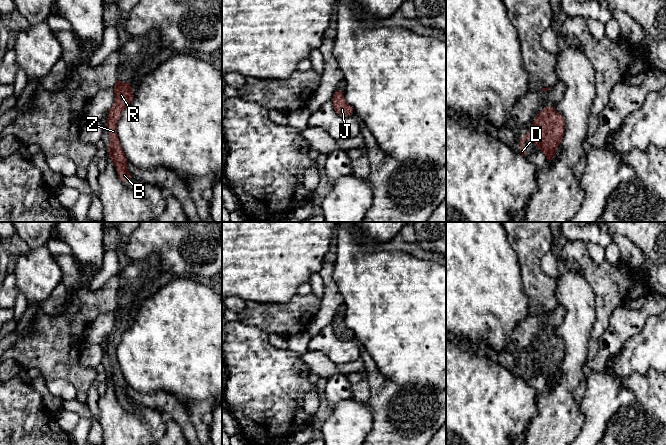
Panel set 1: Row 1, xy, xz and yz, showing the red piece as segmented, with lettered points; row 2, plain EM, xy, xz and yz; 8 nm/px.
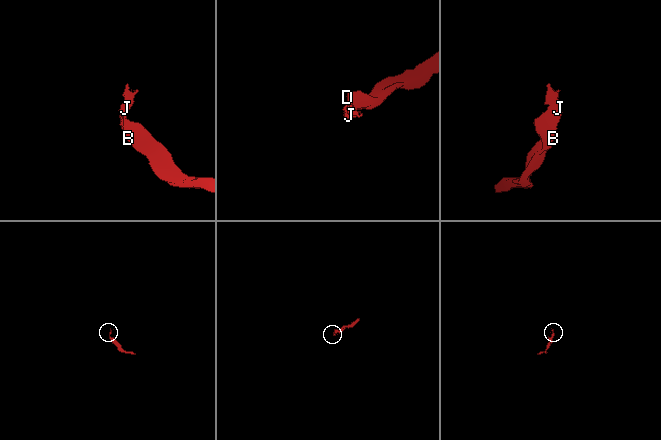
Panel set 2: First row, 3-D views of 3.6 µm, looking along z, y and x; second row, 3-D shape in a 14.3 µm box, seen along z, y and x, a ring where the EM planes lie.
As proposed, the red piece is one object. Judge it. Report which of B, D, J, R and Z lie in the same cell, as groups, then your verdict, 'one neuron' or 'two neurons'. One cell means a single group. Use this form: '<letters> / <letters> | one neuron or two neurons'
B D J R Z | one neuron

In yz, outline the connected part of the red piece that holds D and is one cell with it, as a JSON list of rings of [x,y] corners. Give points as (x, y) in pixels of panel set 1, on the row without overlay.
[[[547,330],[537,339],[531,355],[525,356],[523,364],[520,359],[520,373],[517,376],[526,381],[524,367],[531,361],[536,370],[546,379],[547,386],[551,386],[562,365],[564,354],[565,344],[563,340],[555,335],[554,330]]]

